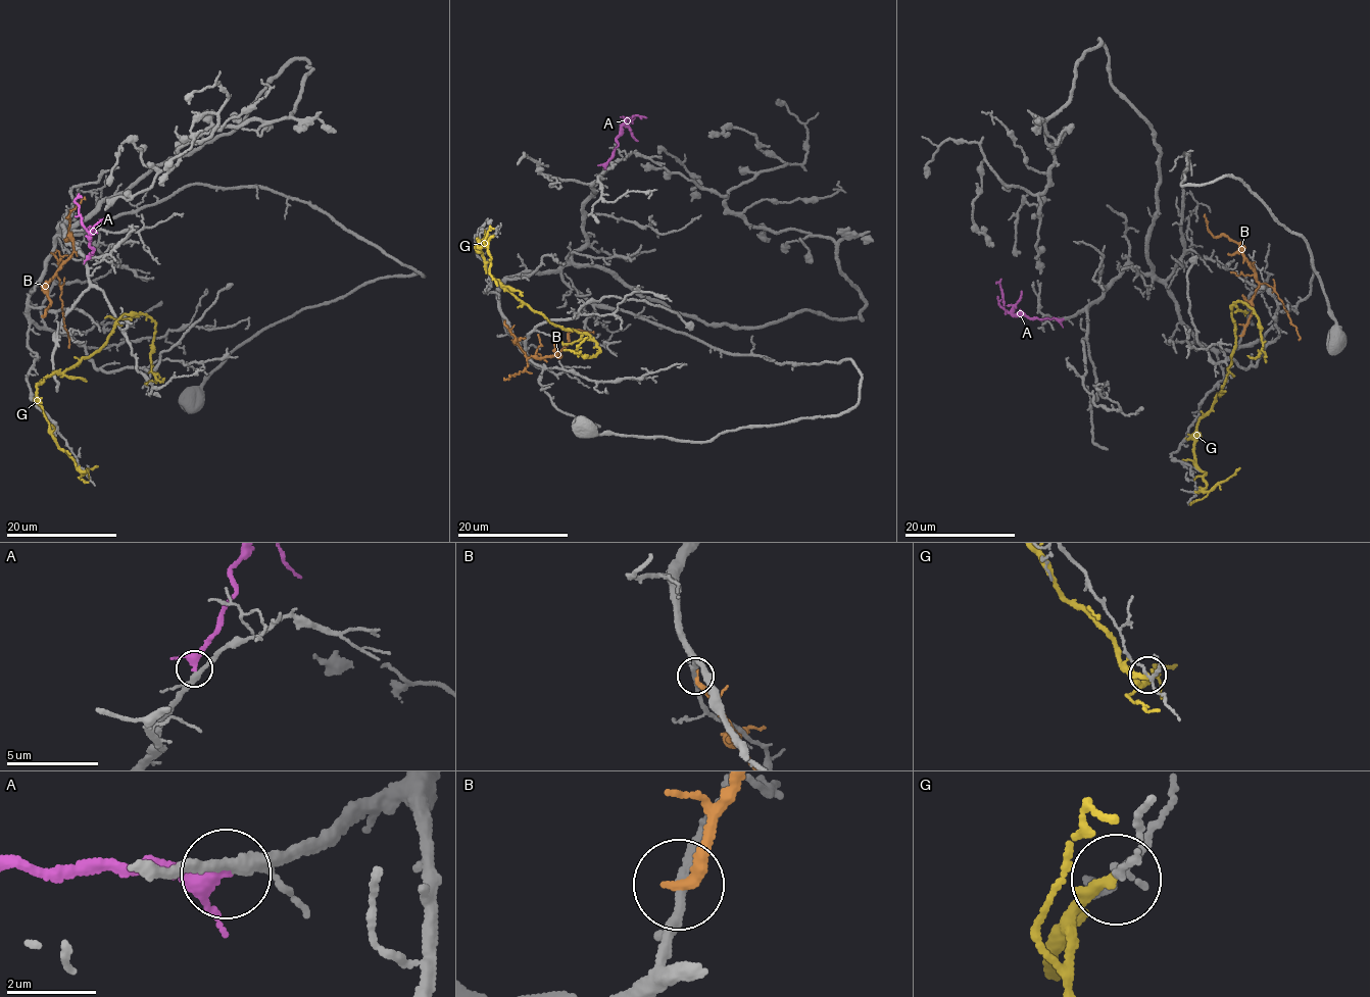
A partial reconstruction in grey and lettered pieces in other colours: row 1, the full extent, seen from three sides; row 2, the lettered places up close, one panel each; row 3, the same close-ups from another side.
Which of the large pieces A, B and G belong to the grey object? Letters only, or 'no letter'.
A

